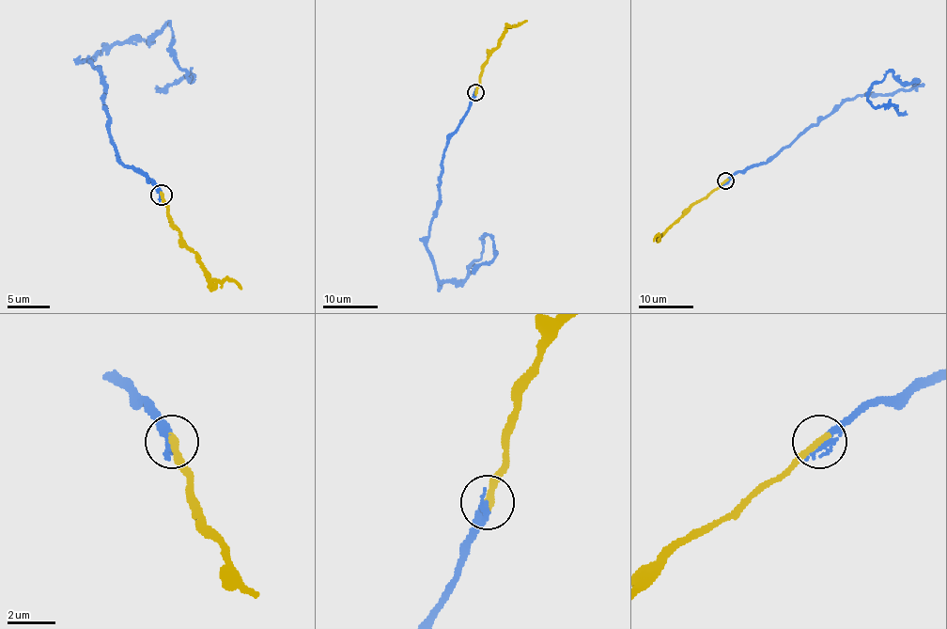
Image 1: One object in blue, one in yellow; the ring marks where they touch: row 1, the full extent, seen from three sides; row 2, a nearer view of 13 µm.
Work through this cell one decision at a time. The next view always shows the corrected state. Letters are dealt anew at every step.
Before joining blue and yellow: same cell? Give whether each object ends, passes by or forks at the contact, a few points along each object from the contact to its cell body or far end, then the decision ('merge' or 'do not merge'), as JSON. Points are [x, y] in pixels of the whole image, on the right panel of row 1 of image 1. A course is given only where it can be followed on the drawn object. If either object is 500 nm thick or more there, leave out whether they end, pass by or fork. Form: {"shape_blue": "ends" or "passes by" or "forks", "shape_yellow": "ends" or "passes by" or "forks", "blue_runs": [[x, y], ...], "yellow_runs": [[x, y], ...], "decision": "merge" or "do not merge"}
{"shape_blue": "ends", "shape_yellow": "ends", "blue_runs": [[725, 180], [773, 158], [845, 101], [913, 86], [889, 72], [871, 86], [868, 100], [905, 112]], "yellow_runs": [[725, 180], [698, 199], [653, 241]], "decision": "merge"}

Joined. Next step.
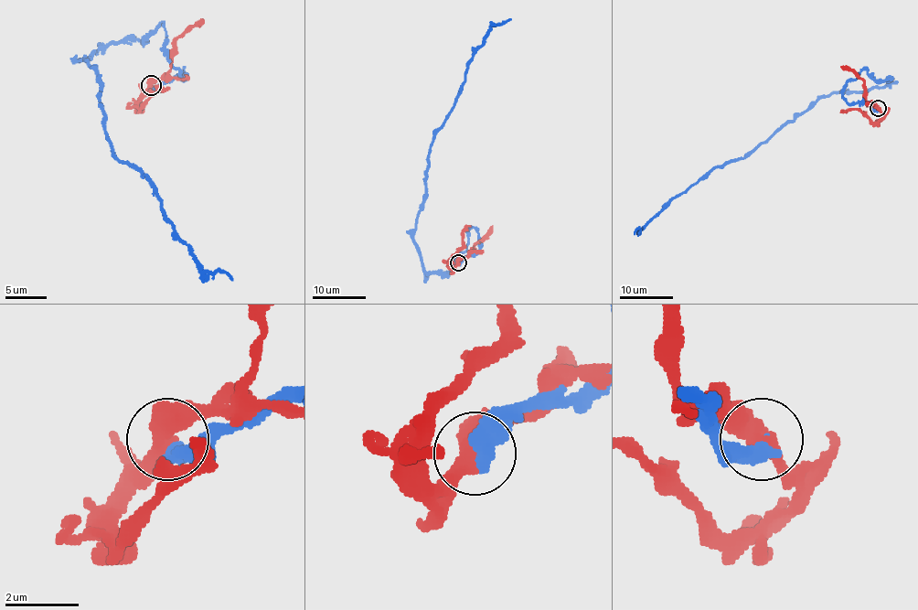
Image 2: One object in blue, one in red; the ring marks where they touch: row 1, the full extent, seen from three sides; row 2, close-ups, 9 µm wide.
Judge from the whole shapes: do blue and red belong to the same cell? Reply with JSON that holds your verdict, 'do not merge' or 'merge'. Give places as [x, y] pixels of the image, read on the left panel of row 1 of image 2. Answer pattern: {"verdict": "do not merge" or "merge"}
{"verdict": "do not merge"}

